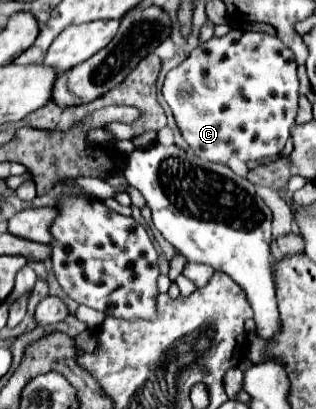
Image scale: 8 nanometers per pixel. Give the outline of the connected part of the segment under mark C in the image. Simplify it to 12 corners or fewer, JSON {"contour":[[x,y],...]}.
{"contour":[[233,29],[195,47],[161,93],[197,157],[283,151],[295,55]]}

